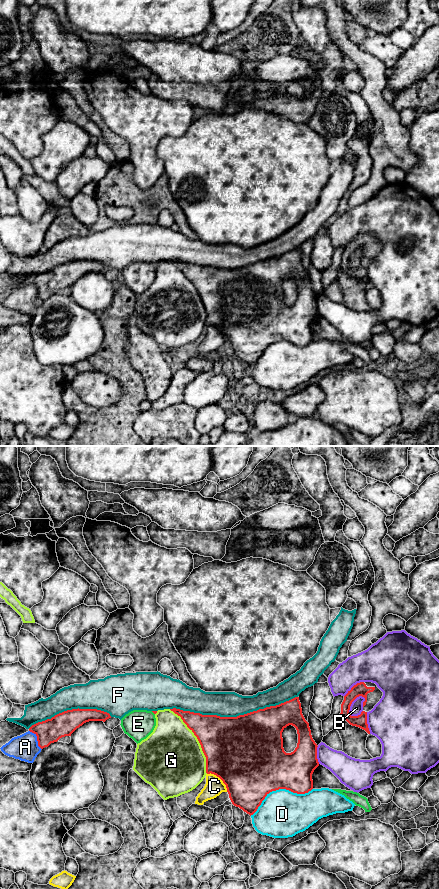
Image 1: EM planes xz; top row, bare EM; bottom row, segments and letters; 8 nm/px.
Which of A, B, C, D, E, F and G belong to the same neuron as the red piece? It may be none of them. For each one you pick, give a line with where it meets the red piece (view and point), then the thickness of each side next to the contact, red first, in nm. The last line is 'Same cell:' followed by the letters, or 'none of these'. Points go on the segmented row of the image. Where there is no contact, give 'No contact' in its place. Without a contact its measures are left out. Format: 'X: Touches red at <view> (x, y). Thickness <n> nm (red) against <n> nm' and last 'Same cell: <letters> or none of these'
Same cell: none of these

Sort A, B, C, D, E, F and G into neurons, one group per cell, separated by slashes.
A / B / C / D / E / F / G

